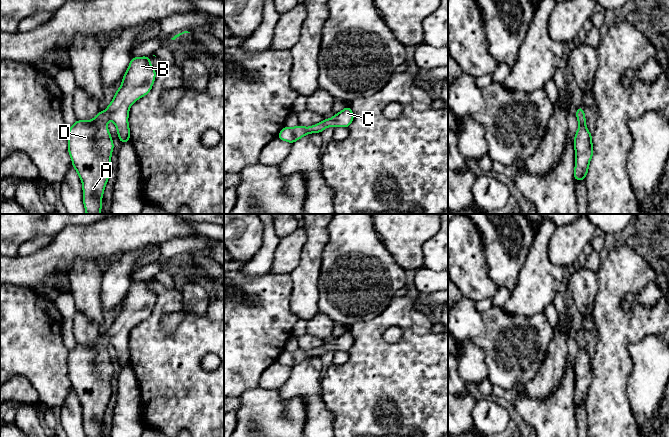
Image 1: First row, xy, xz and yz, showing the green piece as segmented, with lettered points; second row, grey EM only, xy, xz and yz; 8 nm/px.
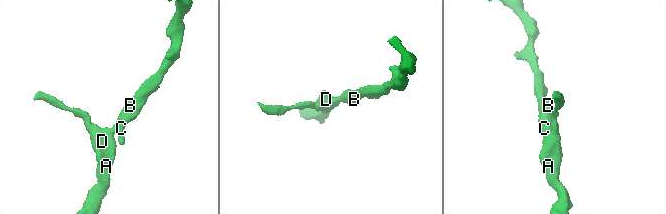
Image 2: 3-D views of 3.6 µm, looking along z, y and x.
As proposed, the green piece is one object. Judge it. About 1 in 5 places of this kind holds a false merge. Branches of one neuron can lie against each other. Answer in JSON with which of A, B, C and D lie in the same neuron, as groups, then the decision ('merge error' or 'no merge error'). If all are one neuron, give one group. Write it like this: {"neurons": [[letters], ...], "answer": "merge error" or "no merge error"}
{"neurons": [["A", "B", "C", "D"]], "answer": "no merge error"}

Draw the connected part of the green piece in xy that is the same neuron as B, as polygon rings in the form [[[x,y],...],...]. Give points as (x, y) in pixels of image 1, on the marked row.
[[[149,56],[132,58],[123,76],[122,84],[107,109],[99,111],[92,120],[80,121],[76,119],[75,124],[69,127],[68,152],[72,165],[82,181],[83,204],[86,214],[100,214],[105,185],[111,173],[111,155],[114,145],[107,128],[108,120],[110,119],[115,123],[121,143],[130,141],[130,128],[128,125],[130,106],[151,91],[155,77],[156,71],[150,63]]]

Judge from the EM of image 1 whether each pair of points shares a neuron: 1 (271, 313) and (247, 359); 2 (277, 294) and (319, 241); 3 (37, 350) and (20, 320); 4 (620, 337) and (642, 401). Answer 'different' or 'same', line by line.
1: same
2: different
3: same
4: different

